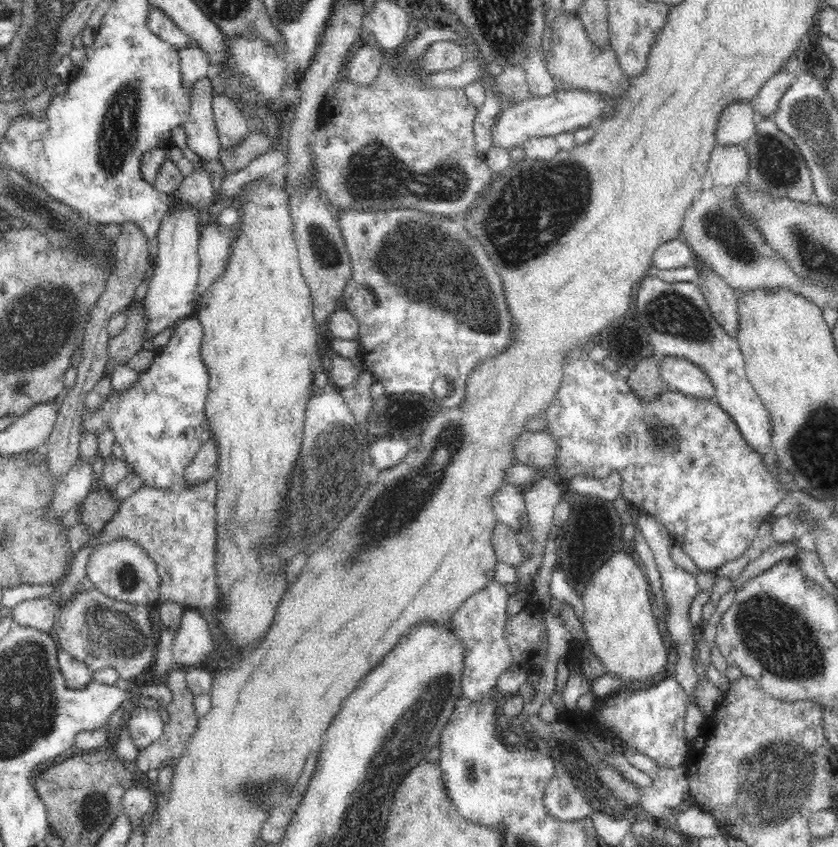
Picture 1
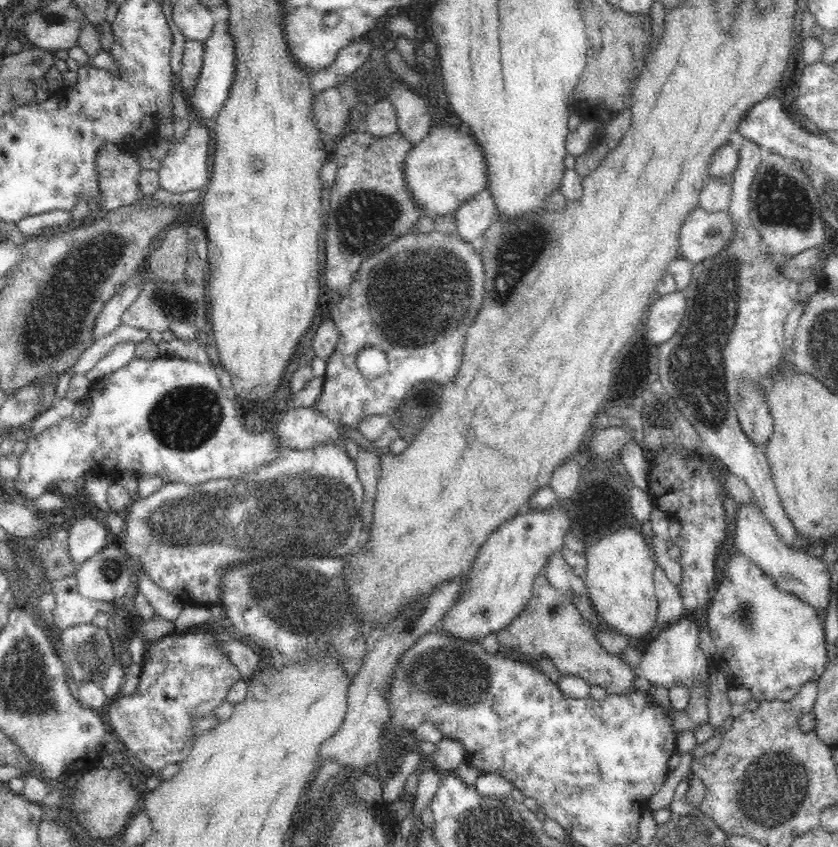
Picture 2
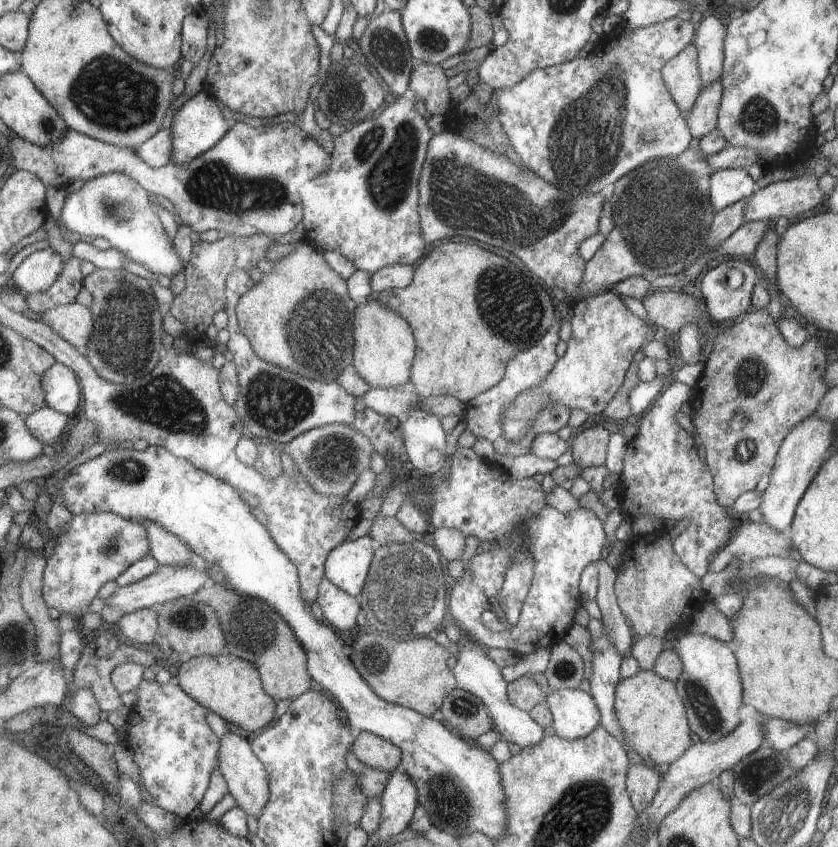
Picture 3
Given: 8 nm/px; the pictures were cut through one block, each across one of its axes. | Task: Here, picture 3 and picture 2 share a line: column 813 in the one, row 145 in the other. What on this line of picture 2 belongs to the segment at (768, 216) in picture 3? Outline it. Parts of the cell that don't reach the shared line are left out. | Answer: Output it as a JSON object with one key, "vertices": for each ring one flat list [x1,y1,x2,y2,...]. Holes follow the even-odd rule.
{"vertices":[[203,117,194,118,190,122,190,128,186,131,186,136,182,140,171,145,166,156,160,161,158,177,160,177,160,187,174,194,182,194,188,190,205,189,206,182,209,182,210,172,208,168,208,150,210,150,210,132,204,122]]}

